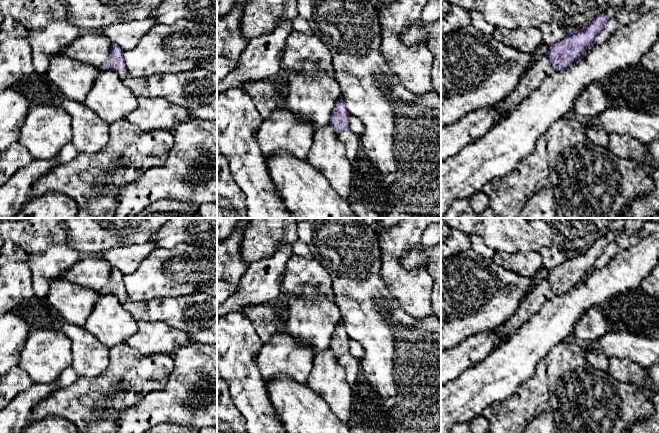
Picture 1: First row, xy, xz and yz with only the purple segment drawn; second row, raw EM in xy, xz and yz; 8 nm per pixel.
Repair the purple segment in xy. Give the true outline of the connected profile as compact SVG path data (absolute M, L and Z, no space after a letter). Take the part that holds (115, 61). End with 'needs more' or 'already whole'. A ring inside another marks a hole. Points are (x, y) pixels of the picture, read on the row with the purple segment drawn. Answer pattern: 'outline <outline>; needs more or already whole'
outline M113 43L111 46L110 56L100 68L101 71L107 69L115 71L122 79L127 75L125 71L126 65L123 58L123 50L118 45Z; needs more

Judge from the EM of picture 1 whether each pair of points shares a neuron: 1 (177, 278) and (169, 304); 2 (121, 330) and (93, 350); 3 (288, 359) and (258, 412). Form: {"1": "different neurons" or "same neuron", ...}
{"1": "different neurons", "2": "different neurons", "3": "different neurons"}

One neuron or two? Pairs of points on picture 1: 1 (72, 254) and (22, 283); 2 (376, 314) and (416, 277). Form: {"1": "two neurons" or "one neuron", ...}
{"1": "two neurons", "2": "two neurons"}

